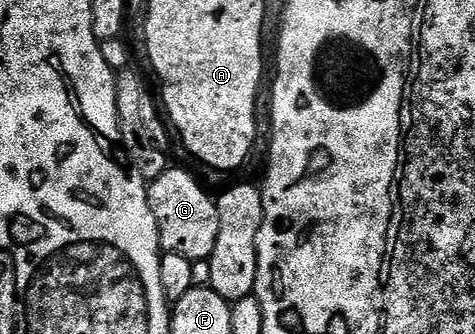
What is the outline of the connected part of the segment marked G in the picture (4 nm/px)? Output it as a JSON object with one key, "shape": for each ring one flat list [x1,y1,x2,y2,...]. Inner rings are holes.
{"shape":[[168,168,164,174,150,179,147,195,153,208,153,216,159,225,159,241,164,251,183,254,186,258,210,259,219,235,219,208,214,197,207,195,207,190,187,170]]}

